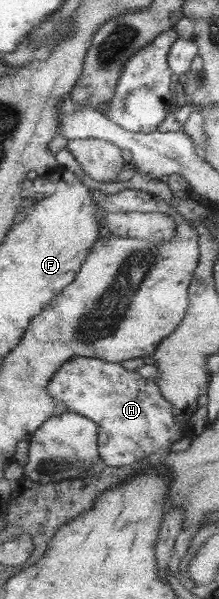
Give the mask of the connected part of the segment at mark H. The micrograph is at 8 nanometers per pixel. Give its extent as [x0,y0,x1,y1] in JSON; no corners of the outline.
[48,357,185,467]

